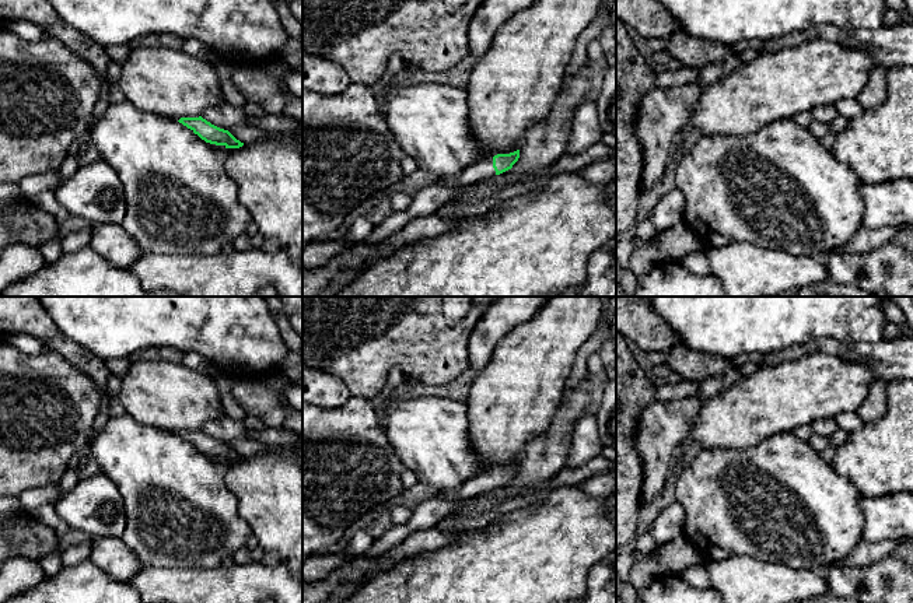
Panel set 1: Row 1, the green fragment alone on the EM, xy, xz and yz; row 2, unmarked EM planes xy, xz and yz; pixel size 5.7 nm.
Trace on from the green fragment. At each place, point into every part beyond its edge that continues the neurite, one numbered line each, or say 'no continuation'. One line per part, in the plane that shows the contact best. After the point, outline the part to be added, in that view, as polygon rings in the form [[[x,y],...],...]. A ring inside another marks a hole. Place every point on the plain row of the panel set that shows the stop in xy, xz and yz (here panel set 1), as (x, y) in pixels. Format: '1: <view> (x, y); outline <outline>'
1: xz (483, 483); outline [[[493,470],[478,474],[473,478],[464,483],[458,490],[455,491],[442,491],[435,494],[435,498],[442,498],[447,501],[465,501],[471,499],[476,495],[490,492],[496,488],[496,484],[493,481]]]

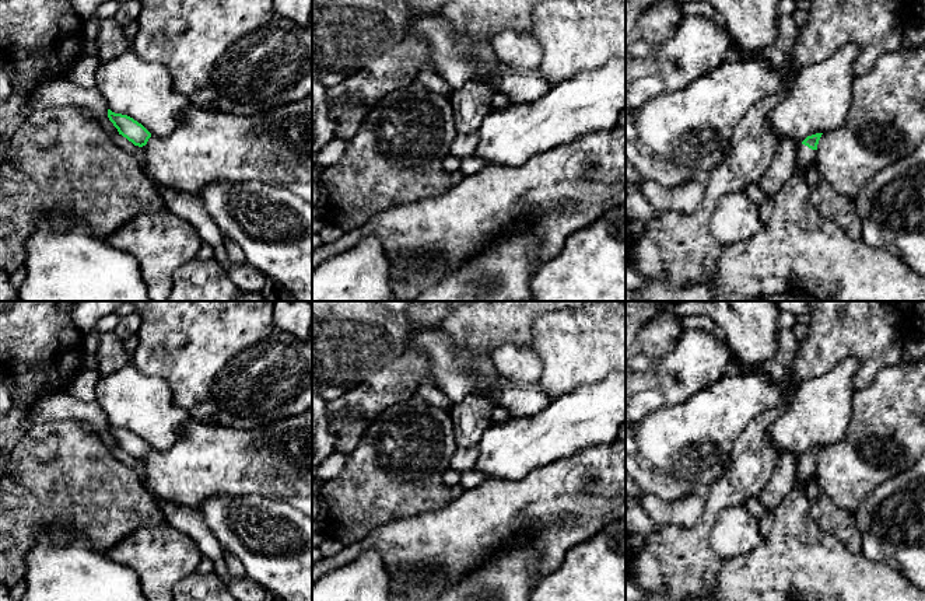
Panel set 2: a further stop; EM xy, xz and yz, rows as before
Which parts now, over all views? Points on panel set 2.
1: yz (806, 470); outline [[[805,458],[798,460],[796,481],[800,481],[806,485],[814,472],[816,464],[812,464]]]

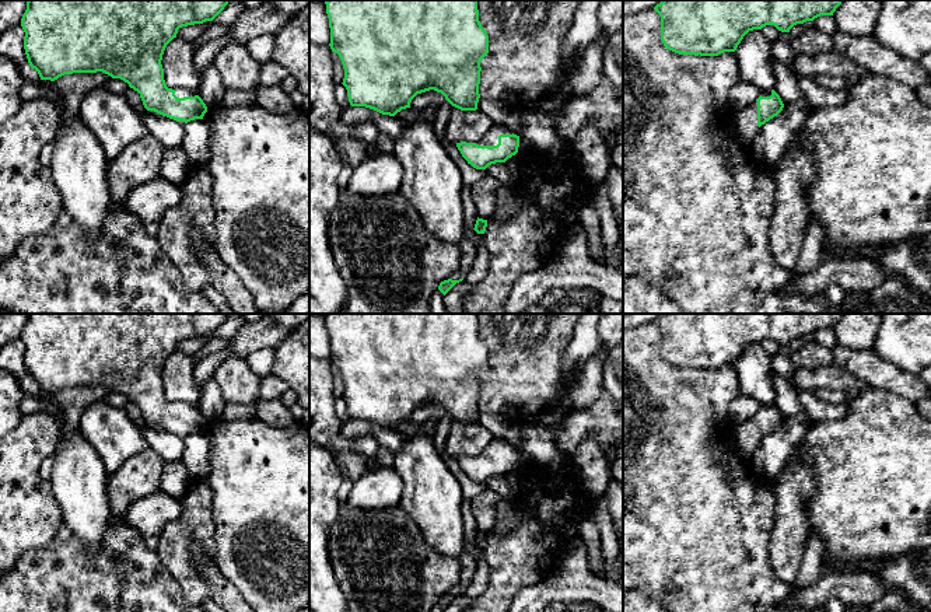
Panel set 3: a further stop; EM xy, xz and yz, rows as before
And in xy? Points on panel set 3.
1: xy (179, 406); outline [[[176,402],[175,409],[178,412],[183,412],[183,410],[195,410],[195,409],[199,409],[199,408],[197,408],[197,405],[185,403],[185,402]]]

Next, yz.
1: yz (744, 436); outline [[[757,415],[741,424],[731,427],[729,437],[734,450],[742,458],[752,462],[752,458],[760,445],[760,441],[757,440]]]

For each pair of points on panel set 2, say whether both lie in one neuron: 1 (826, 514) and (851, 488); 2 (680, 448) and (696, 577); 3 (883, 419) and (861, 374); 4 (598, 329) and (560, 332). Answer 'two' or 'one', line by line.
1: two
2: two
3: two
4: one

